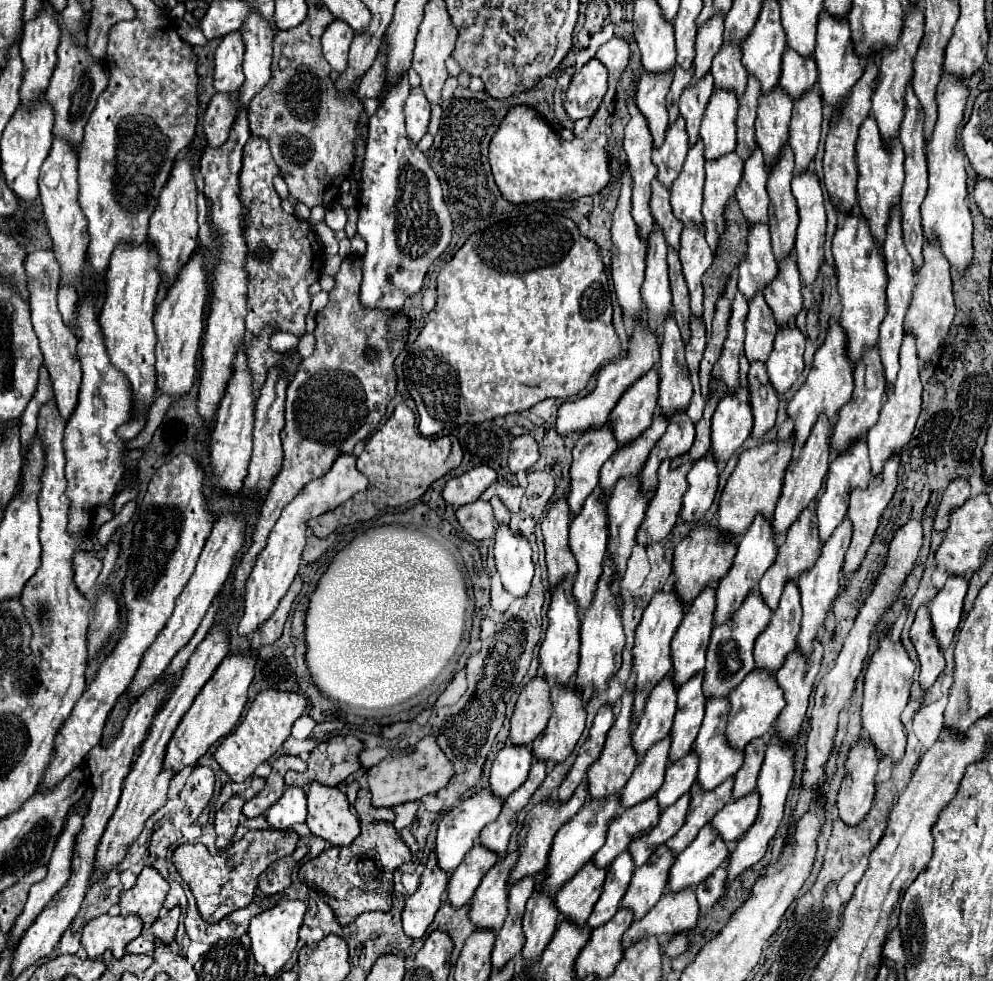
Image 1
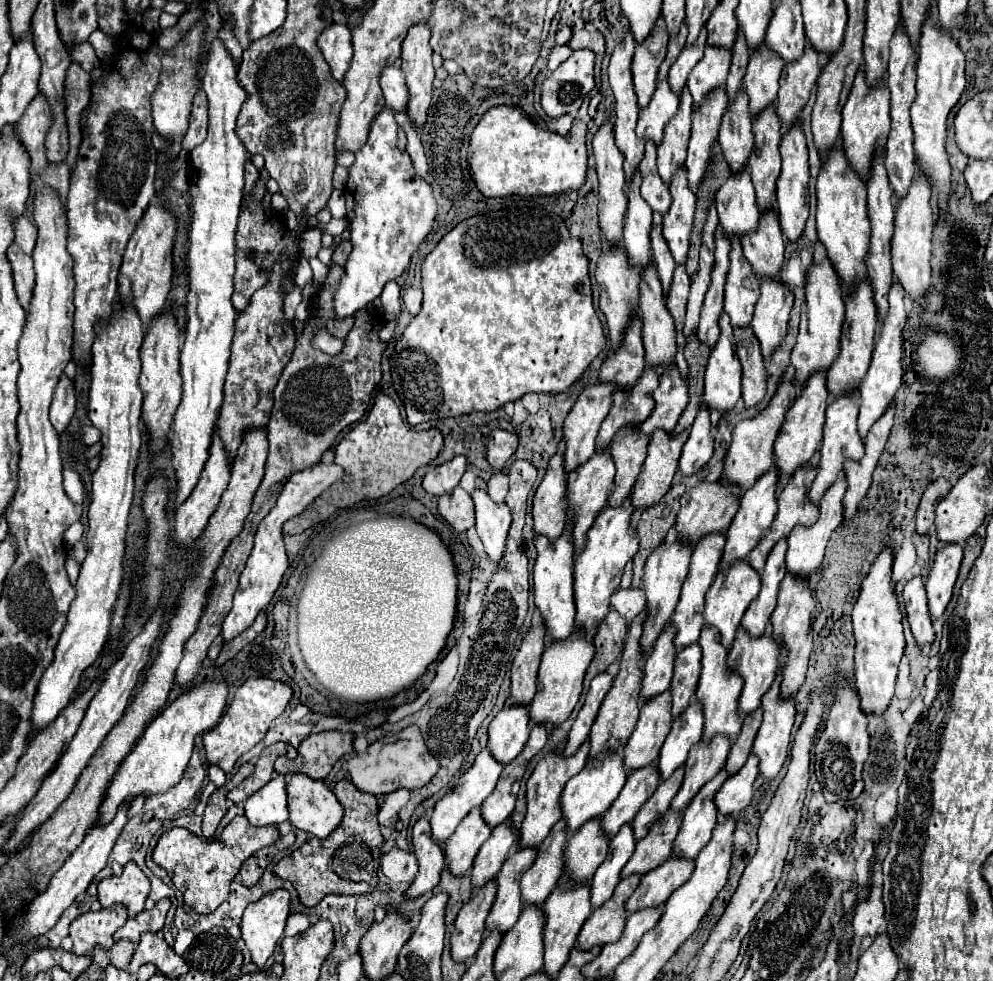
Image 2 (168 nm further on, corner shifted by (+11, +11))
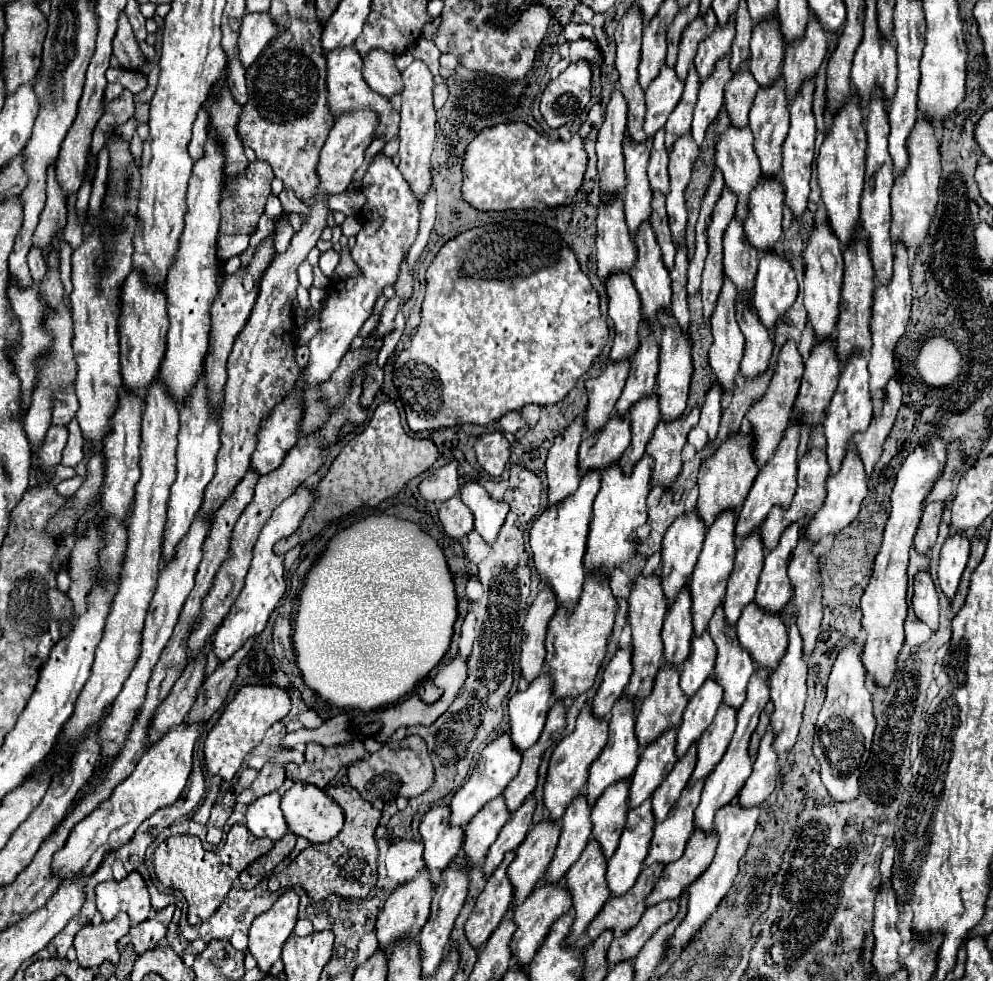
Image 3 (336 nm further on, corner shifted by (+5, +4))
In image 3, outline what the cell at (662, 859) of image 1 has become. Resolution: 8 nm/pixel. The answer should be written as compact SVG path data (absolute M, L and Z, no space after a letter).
M696 782L692 788L684 788L668 818L654 826L652 844L644 866L652 866L656 862L666 866L684 854L686 842L694 832L694 808L700 802L702 784L704 782Z

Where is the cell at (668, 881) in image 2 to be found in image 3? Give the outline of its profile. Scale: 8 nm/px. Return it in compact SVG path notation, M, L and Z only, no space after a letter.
M694 830L690 842L686 844L684 856L664 866L660 880L646 898L646 906L680 898L684 888L690 886L710 866L716 852L716 844L716 830L712 834L702 834L700 830Z

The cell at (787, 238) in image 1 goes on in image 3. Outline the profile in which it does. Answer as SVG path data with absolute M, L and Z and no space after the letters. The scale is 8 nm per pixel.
M784 80L774 82L770 88L760 88L756 94L756 100L750 110L750 130L754 134L754 150L760 158L762 176L778 176L782 172L782 142L786 140L790 126L790 112L788 112L788 98L784 94Z

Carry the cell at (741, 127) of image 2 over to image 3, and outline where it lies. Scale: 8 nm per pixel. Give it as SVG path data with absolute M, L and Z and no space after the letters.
M744 62L740 66L740 70L728 82L726 94L724 94L724 106L726 106L726 112L730 114L730 122L734 128L748 126L750 106L754 104L758 88L760 86L754 80L754 76L750 74L748 62Z

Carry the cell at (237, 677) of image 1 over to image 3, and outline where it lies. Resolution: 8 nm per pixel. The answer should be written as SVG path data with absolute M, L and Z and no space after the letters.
M184 722L176 728L170 728L170 732L162 740L152 744L134 768L134 772L114 788L110 798L102 802L78 826L74 826L66 840L66 846L54 854L52 870L62 878L70 878L72 874L94 874L104 858L104 852L116 850L118 846L122 846L122 842L126 844L146 818L150 818L156 810L174 804L192 772L192 750L202 730L204 722Z

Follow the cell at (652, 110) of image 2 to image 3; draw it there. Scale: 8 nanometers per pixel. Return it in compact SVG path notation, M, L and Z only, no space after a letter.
M664 66L658 78L646 90L646 118L644 118L644 132L648 136L656 134L664 128L668 116L672 114L674 106L678 106L680 96L684 90L684 82L676 78L676 72Z

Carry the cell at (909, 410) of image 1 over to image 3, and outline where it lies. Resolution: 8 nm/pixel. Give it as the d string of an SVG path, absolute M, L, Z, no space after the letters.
M902 244L894 248L894 276L888 286L878 286L874 292L874 306L872 306L872 352L870 352L870 400L874 406L874 416L882 414L882 398L886 392L886 382L896 376L896 364L894 364L894 348L900 336L906 330L908 318L910 318L910 304L912 304L912 286L910 286L910 268L908 268L908 252Z

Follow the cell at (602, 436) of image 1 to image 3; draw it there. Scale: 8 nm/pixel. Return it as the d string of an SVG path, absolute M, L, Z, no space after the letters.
M608 362L602 376L594 380L586 380L586 392L588 394L588 406L586 406L586 430L588 434L594 434L600 430L600 426L606 426L608 418L614 412L614 404L618 402L622 388L626 384L630 372L630 362Z

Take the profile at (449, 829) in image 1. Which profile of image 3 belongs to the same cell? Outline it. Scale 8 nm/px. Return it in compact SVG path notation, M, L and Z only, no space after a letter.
M504 734L500 738L496 738L494 742L490 742L478 762L476 762L476 768L472 772L472 776L466 780L466 784L452 796L452 802L450 802L450 826L466 826L490 800L498 798L502 794L502 790L506 788L506 784L518 774L518 768L520 768L520 760L522 760L522 754L512 746L510 742L510 736Z

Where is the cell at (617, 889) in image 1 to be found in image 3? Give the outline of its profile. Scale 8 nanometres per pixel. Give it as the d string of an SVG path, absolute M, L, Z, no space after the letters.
M646 800L642 806L630 810L620 844L614 856L608 860L606 884L612 896L626 894L636 882L642 870L642 862L648 854L652 828L654 828L654 816L650 808L650 800Z

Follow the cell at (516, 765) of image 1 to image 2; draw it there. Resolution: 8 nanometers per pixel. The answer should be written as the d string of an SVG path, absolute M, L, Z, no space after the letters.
M504 705L488 729L488 747L494 757L508 765L526 745L530 735L530 715L524 705Z

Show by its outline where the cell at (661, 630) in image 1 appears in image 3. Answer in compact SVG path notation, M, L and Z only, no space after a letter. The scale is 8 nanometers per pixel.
M692 514L692 516L680 516L676 518L668 532L664 534L662 540L662 566L660 566L660 586L664 590L666 600L672 604L676 600L676 596L688 586L688 580L692 576L692 570L696 566L698 554L702 552L702 544L704 544L704 534L706 534L706 526L704 522Z

